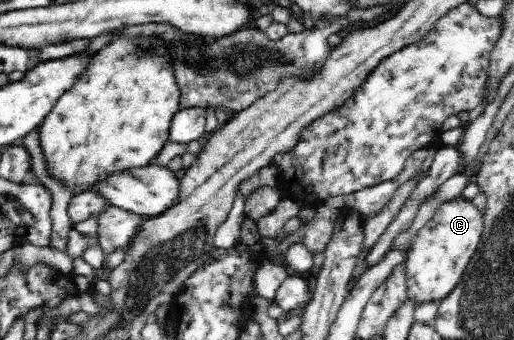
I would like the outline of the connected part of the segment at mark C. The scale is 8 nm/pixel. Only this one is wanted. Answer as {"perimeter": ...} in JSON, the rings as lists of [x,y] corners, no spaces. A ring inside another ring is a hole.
{"perimeter":[[[460,197],[438,207],[434,217],[413,237],[404,263],[408,299],[415,307],[426,301],[442,302],[455,290],[478,249],[483,231],[483,213],[470,200]]]}

